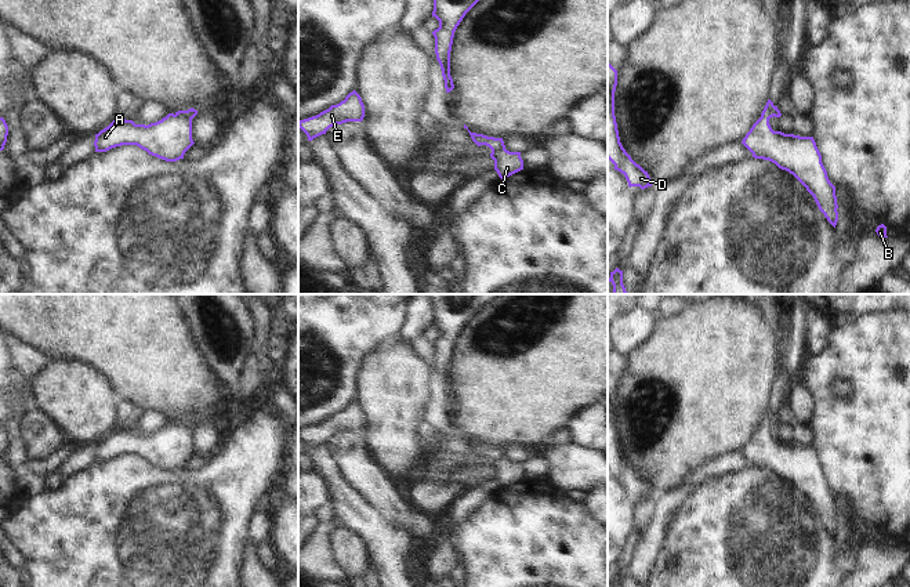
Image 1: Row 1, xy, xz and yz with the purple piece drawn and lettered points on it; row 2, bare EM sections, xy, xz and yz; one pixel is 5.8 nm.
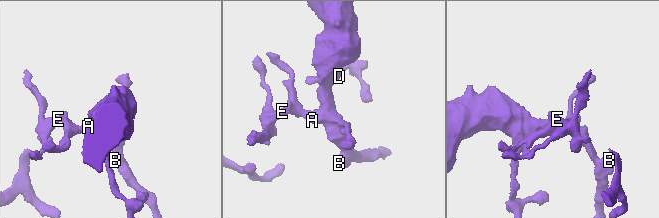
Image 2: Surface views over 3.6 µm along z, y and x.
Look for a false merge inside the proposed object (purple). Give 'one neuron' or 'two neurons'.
one neuron

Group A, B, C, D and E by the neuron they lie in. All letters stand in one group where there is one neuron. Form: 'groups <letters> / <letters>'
groups A B C D E

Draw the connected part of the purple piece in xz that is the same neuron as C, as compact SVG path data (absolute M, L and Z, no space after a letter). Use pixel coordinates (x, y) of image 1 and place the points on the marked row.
M469 130L468 133L478 146L486 145L492 149L490 157L494 160L494 170L501 180L523 170L521 152L507 151L503 138L487 137Z

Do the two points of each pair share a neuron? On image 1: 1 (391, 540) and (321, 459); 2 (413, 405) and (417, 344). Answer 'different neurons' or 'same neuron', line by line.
1: same neuron
2: different neurons

